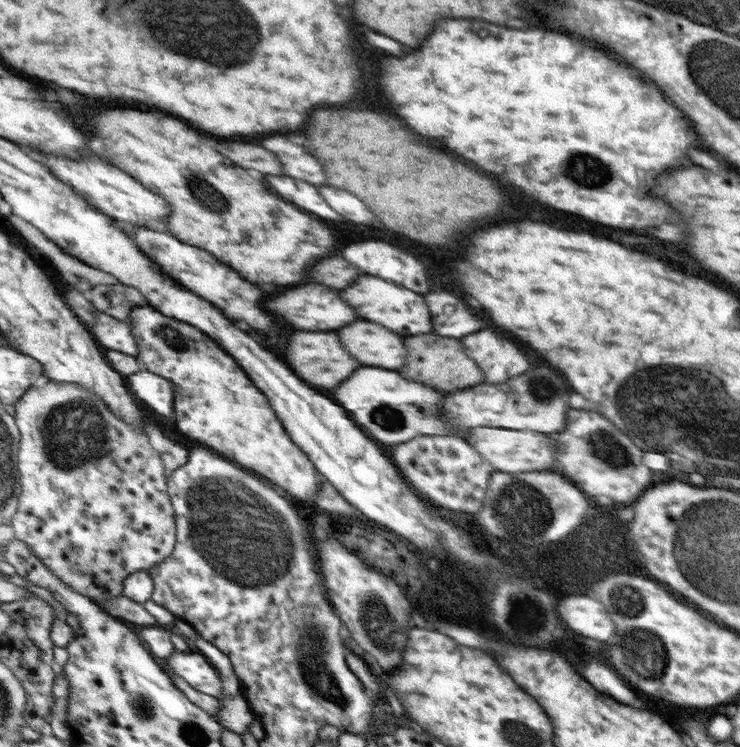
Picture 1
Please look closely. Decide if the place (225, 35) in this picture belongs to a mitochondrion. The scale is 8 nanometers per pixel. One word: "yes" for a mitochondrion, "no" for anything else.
yes

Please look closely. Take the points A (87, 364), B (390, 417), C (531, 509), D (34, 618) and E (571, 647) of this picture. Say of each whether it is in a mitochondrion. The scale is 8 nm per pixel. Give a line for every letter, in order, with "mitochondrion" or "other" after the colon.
A: other
B: mitochondrion
C: mitochondrion
D: other
E: other

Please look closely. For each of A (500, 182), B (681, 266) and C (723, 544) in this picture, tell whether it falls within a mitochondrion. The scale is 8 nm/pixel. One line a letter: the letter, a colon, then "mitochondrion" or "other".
A: other
B: other
C: mitochondrion

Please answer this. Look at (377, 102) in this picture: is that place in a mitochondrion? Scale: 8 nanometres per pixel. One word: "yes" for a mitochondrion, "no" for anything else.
no

